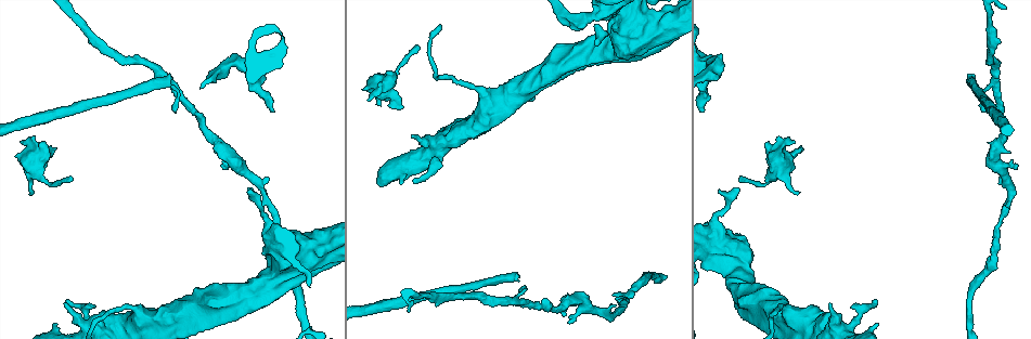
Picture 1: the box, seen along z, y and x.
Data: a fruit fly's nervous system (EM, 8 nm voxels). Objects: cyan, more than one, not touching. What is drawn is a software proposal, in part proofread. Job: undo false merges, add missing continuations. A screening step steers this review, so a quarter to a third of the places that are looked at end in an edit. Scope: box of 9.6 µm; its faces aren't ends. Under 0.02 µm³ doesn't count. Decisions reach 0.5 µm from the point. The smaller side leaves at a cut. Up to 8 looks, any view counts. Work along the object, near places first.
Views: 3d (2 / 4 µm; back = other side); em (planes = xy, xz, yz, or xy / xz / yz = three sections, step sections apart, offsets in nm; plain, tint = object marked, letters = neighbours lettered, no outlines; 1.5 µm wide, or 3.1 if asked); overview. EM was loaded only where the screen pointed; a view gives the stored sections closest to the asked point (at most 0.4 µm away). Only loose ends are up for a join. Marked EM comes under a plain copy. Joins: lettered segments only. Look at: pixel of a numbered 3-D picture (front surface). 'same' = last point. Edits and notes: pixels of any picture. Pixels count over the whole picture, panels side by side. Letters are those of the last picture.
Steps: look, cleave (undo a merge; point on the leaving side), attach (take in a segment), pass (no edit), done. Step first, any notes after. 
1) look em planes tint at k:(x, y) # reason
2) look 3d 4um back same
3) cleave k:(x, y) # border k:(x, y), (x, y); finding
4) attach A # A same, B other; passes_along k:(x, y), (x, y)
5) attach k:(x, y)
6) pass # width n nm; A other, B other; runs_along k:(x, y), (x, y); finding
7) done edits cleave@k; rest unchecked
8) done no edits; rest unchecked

look 3d 2um at 1:(415, 180) # an open end

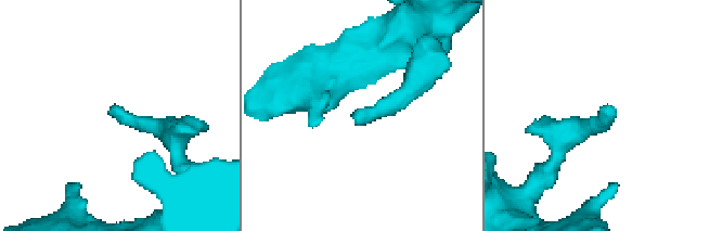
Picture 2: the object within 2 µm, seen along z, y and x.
look em yz step 8 letters at 2:(357, 117) # now the EM

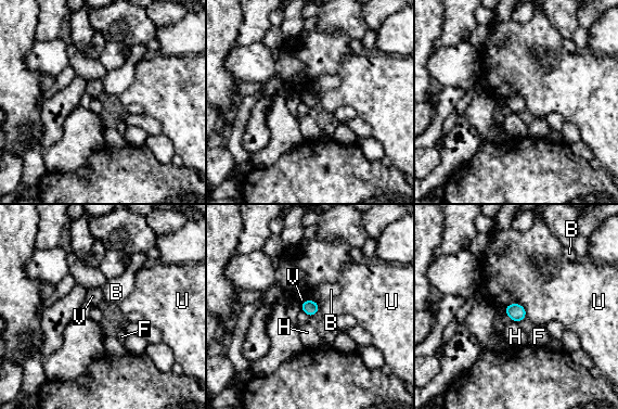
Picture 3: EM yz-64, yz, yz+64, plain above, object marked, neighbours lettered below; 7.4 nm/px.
look em planes letters same # cut it another way

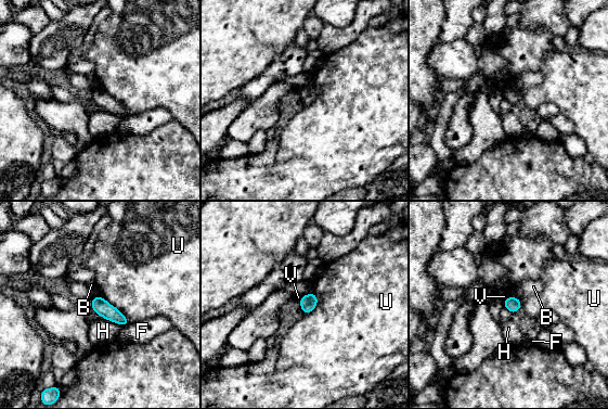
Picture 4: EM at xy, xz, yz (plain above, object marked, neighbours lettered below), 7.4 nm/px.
pass # longest_contact U 320 nm; B other, F other, H other, U other, V other; border 4:(512, 295), (519, 301); none of them fits

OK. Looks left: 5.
look 3d 2um at 1:(800, 149)

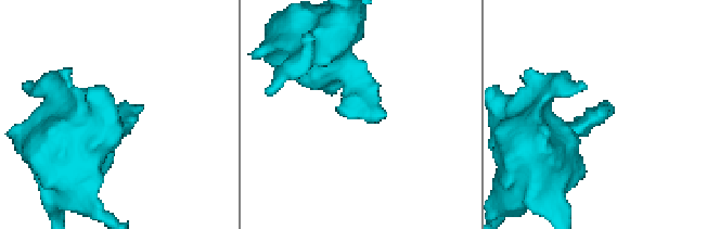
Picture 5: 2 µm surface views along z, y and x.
look em planes letters at 5:(379, 122) # shape alone is not enough

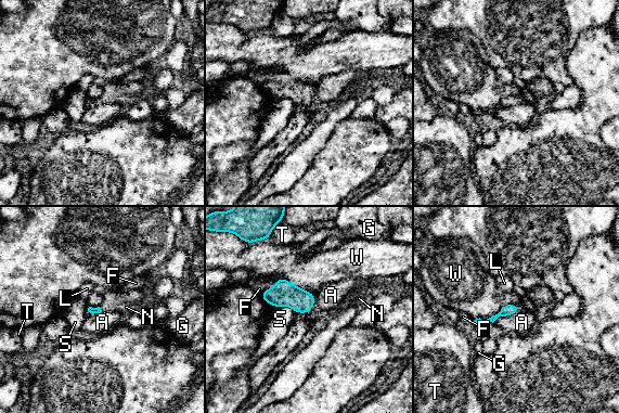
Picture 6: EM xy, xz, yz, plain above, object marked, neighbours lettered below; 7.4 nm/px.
attach 6:(126, 301) # A other, F other, G other, L other, N same, S other, T other, W other; passes_along 6:(89, 309), (100, 309), (126, 301); it goes on there

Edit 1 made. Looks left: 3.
look 3d 4um at 1:(518, 274) # end of a long branch

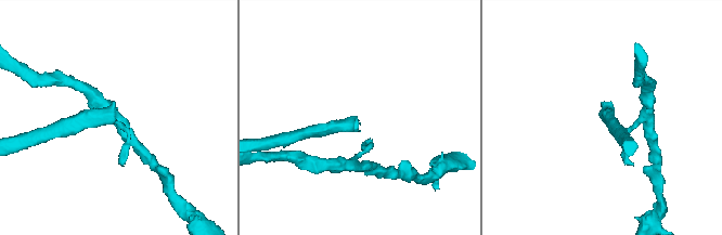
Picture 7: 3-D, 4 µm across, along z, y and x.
look em planes letters at 7:(356, 119) # now the EM

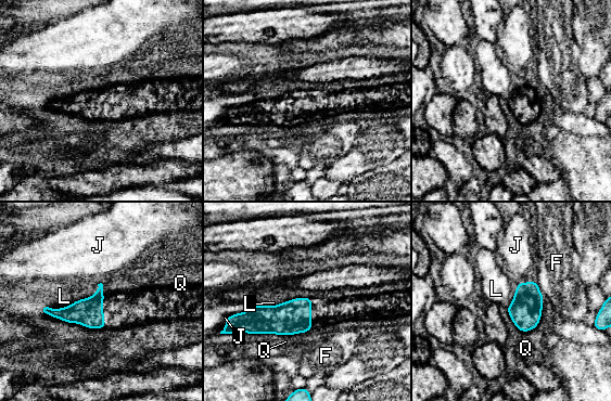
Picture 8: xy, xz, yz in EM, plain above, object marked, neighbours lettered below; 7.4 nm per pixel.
attach 8:(525, 348) # F other, J other, L other, Q same; passes_along 8:(525, 310), (527, 331), (525, 348); it goes on there

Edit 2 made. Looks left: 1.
done edits attach@6, attach@8; rest unchecked

